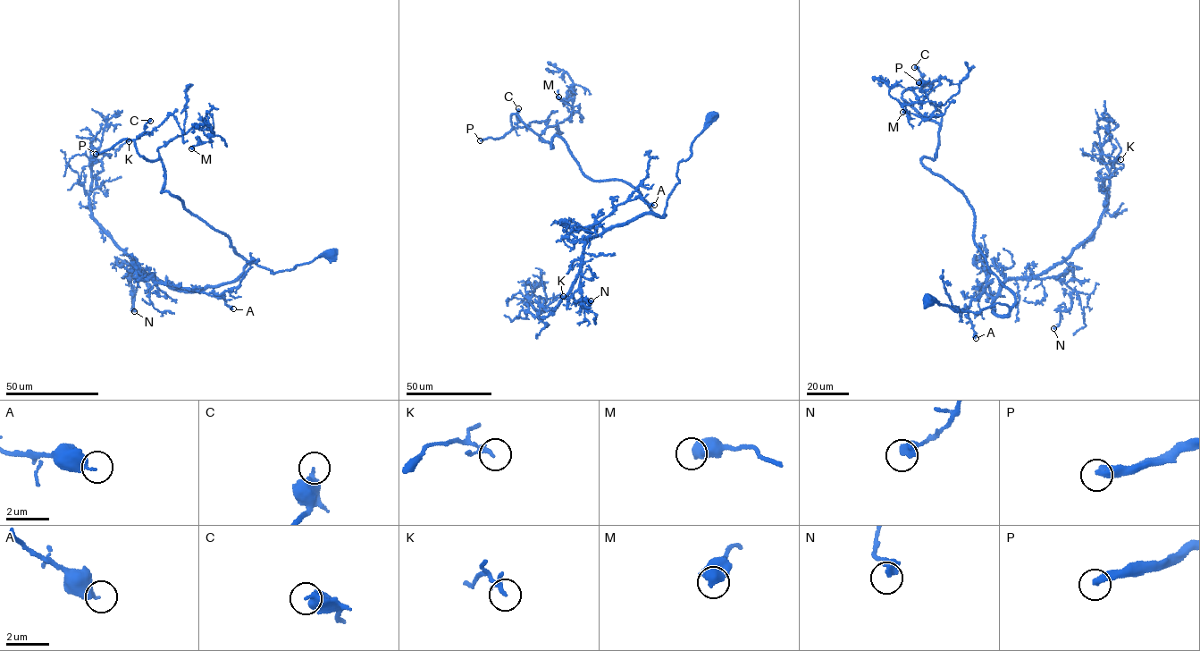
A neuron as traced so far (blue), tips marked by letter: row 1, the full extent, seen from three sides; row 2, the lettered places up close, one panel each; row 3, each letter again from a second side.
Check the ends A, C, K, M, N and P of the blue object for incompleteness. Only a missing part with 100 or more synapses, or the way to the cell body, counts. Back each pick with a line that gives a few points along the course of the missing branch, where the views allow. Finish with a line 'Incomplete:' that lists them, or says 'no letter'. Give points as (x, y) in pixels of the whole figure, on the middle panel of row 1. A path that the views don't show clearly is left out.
Incomplete: P

